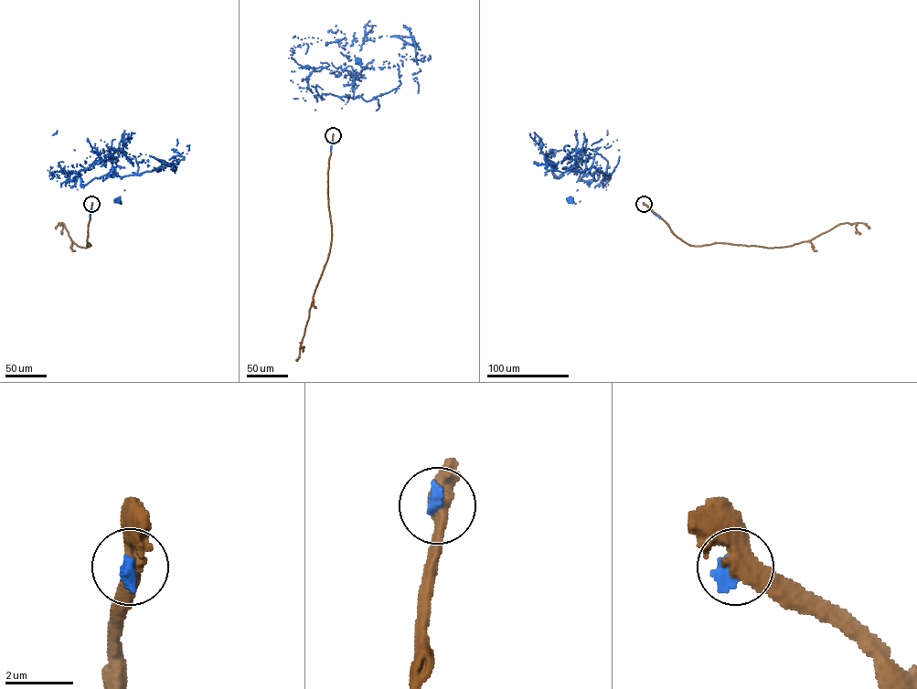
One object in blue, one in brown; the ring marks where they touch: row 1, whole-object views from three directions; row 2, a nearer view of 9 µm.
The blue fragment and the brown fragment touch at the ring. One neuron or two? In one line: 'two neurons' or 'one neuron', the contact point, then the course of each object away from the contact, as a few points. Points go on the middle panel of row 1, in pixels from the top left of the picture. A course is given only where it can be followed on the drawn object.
two neurons | (333, 135) | blue via (333, 134), (321, 95), (331, 93), (353, 99), (355, 74), (366, 68), (358, 61) | brown via (333, 134), (327, 172), (331, 245), (313, 296), (296, 360)

